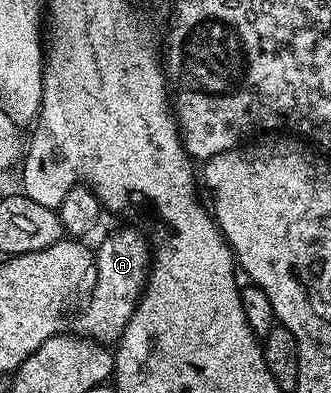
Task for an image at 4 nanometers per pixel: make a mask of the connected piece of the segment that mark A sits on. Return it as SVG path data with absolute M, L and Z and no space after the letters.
M127 226L131 228L115 228L111 233L108 234L107 237L104 238L103 241L99 244L99 249L96 247L93 252L93 280L95 276L95 285L91 288L91 297L87 300L87 305L84 306L83 309L79 312L79 317L75 320L75 328L74 331L78 333L80 336L84 336L86 340L95 340L98 344L105 344L108 346L114 345L121 338L121 334L125 330L125 326L129 322L129 318L133 310L139 304L139 298L143 295L143 285L147 283L147 274L149 271L149 240L146 235L143 236L141 233L135 229L135 226Z

